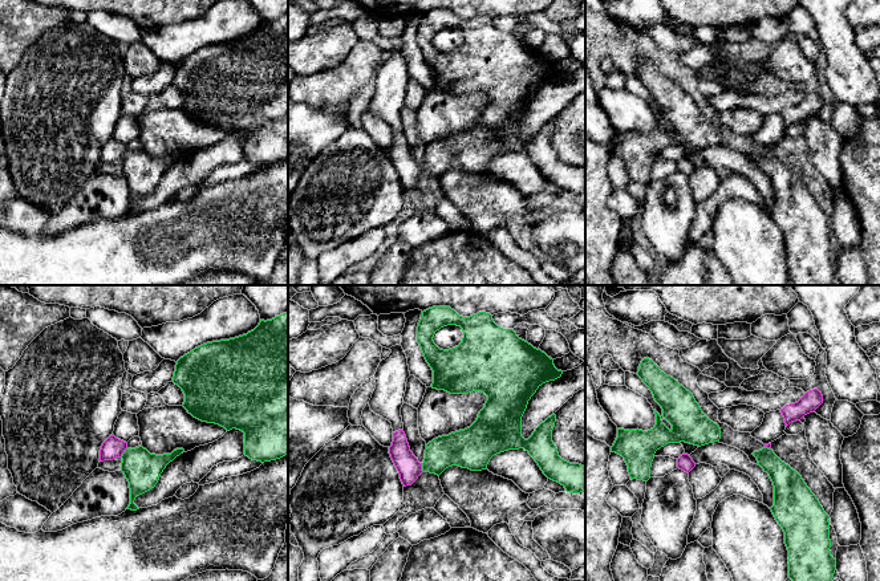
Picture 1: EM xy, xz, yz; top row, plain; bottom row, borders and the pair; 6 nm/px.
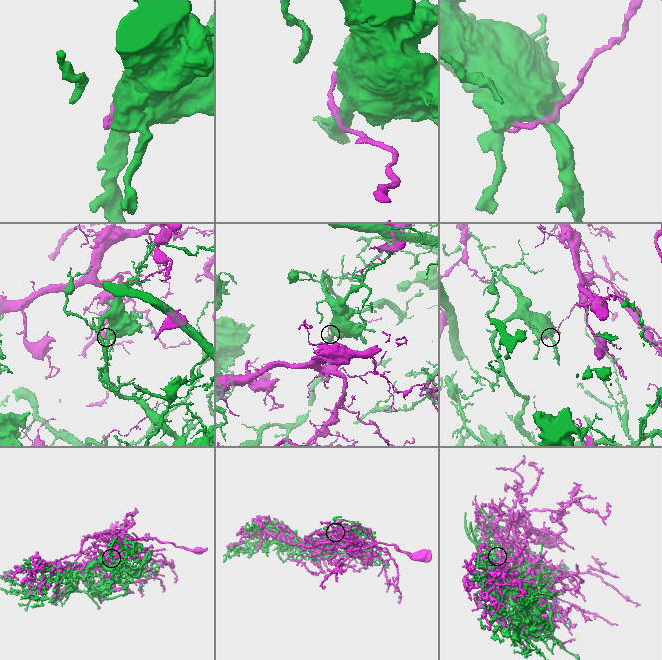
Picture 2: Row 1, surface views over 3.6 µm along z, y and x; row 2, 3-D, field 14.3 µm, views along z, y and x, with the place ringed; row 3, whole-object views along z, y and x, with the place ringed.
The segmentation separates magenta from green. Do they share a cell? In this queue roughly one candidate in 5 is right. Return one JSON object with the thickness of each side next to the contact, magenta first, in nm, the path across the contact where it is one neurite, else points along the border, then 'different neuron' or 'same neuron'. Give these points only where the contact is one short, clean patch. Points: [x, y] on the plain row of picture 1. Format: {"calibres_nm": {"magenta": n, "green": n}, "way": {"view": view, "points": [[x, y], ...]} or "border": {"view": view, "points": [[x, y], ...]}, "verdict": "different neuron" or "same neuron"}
{"calibres_nm": {"magenta": 130, "green": 220}, "verdict": "different neuron"}

